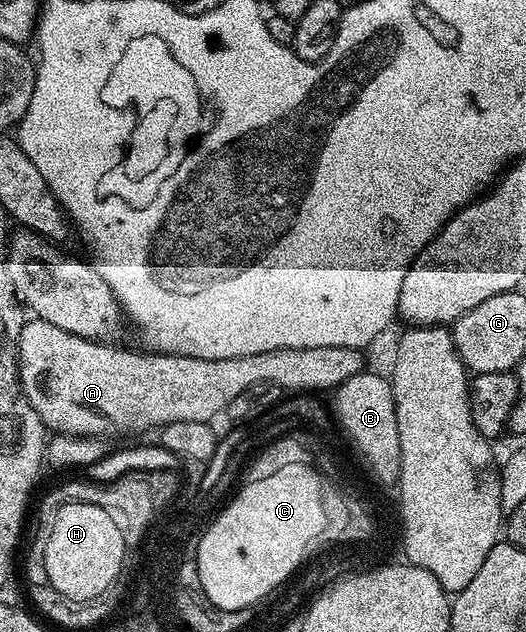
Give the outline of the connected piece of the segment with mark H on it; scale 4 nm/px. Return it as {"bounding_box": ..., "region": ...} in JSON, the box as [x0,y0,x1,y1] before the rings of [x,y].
{"bounding_box":[44,505,124,602],"region":[[[103,505],[95,512],[92,506],[70,506],[47,529],[48,539],[44,543],[48,585],[62,592],[62,596],[75,602],[99,600],[115,584],[116,577],[121,577],[119,552],[124,538],[120,524]]]}

